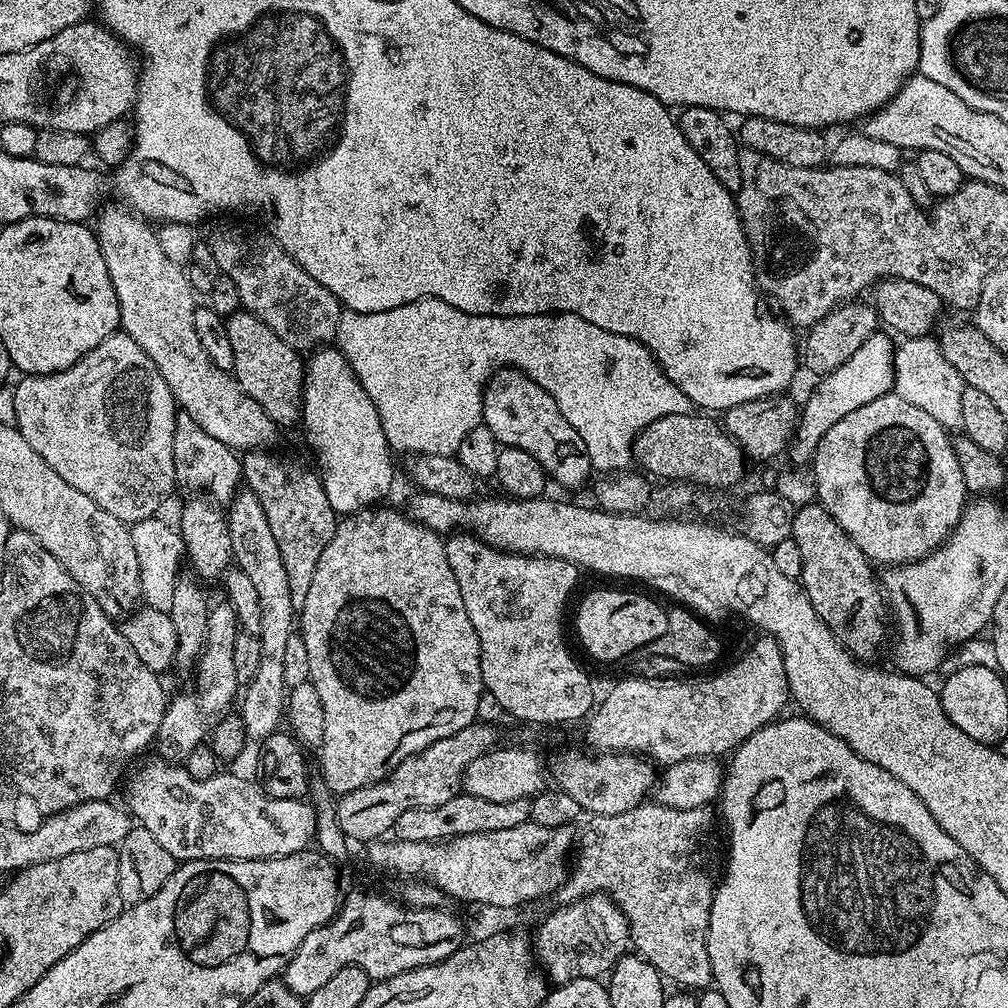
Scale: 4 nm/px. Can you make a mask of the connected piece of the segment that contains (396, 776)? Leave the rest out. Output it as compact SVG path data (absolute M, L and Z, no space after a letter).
M483 722L466 726L458 730L458 734L434 742L416 756L403 760L386 779L343 793L336 802L338 826L349 841L371 842L387 837L396 827L398 814L405 810L414 810L414 806L442 806L442 802L450 802L450 798L461 795L466 766L483 752L492 751L497 744L495 730Z

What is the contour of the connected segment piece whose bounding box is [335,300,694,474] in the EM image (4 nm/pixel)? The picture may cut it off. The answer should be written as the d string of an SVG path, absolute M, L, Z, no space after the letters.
M419 300L410 302L406 306L394 306L394 310L382 310L374 314L341 311L335 343L341 354L350 362L362 390L370 394L370 402L374 402L378 410L378 418L381 419L381 428L385 431L385 438L397 453L400 451L410 452L409 454L455 456L462 438L466 438L466 434L470 434L474 426L482 423L480 404L484 400L484 387L492 379L492 373L497 372L500 368L517 368L519 372L526 374L534 382L538 382L538 386L542 386L542 390L546 390L546 394L550 394L550 398L558 402L558 410L562 410L566 422L570 422L570 426L578 430L582 442L586 442L586 454L590 454L593 469L600 474L615 474L633 467L636 435L646 426L650 426L650 422L658 418L666 418L670 414L686 414L693 411L694 405L690 402L690 398L686 398L686 394L682 394L682 390L678 390L678 386L674 386L674 382L670 382L670 378L666 378L666 374L660 368L660 363L652 357L651 350L634 338L615 334L616 368L604 368L598 359L597 337L588 336L588 332L592 334L596 331L594 322L586 322L586 318L578 318L569 312L554 312L547 316L479 316L478 314L466 314L441 300Z

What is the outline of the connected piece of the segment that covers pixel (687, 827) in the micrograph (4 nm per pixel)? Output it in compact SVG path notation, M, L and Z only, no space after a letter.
M645 802L622 814L592 816L584 833L581 836L579 833L574 863L558 893L564 902L597 894L612 897L628 920L631 947L649 960L665 981L672 983L673 980L676 983L673 985L684 990L708 990L714 984L708 953L708 927L710 906L718 883L715 856L718 820L714 812L712 817L712 812L711 807L674 810L670 806Z

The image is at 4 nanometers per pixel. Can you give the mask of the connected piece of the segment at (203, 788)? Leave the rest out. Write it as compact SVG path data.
M155 762L156 764L144 764L128 780L128 804L131 815L139 827L150 830L154 839L160 843L178 862L190 860L269 860L275 856L289 856L295 852L305 851L313 843L316 835L316 813L311 803L304 800L279 800L269 796L259 783L251 784L244 776L231 776L227 770L221 771L214 778L199 780L190 778L190 774L179 763L176 762Z

